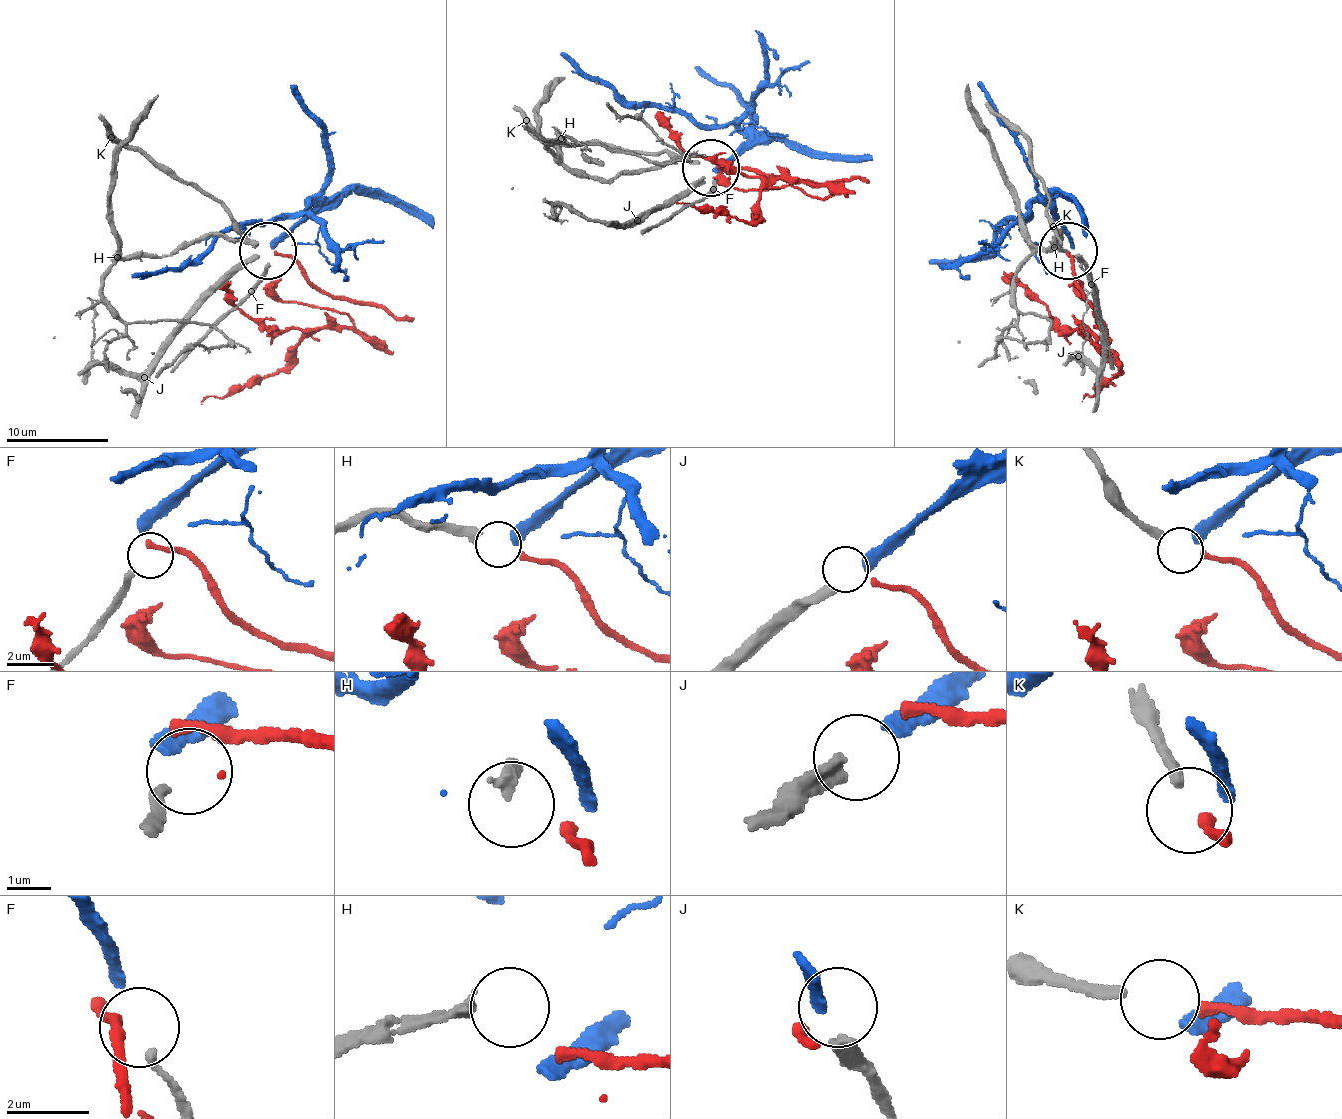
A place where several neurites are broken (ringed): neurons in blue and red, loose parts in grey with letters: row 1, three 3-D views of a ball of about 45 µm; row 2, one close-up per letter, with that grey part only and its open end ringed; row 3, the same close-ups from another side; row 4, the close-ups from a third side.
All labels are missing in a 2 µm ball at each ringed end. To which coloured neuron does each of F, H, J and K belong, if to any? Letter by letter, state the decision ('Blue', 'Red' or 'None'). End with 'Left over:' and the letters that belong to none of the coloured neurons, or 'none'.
F: None
H: None
J: Blue
K: Red
Left over: F, H

